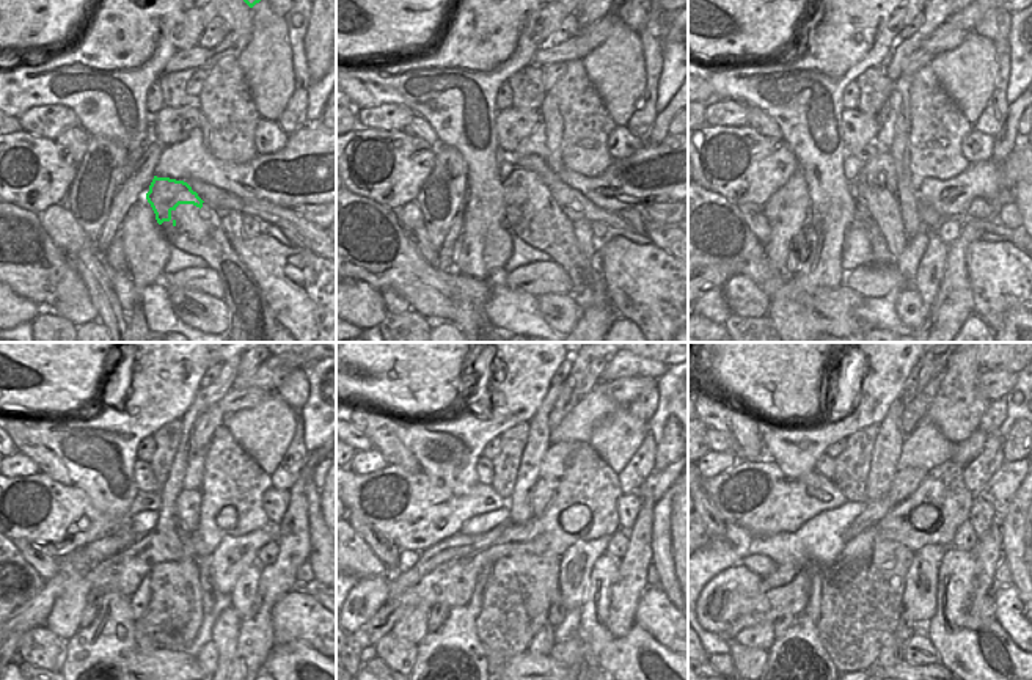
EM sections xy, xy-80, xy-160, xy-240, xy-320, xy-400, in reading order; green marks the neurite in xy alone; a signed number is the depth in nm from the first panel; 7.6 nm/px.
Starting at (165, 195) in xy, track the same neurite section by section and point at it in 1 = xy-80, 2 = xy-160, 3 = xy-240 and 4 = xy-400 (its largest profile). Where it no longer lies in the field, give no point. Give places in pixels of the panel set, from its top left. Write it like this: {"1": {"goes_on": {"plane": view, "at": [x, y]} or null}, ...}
{"1": {"goes_on": {"plane": "xy-80", "at": [522, 187]}}, "2": {"goes_on": {"plane": "xy-160", "at": [875, 187]}}, "3": {"goes_on": {"plane": "xy-240", "at": [175, 525]}}, "4": {"goes_on": {"plane": "xy-400", "at": [888, 446]}}}

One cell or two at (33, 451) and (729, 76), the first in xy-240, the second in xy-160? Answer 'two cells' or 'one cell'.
two cells

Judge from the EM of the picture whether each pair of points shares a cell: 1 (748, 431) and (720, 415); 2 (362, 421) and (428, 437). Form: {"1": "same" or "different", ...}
{"1": "same", "2": "different"}

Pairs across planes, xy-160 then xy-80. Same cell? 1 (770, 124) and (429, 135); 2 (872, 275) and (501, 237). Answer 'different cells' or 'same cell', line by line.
1: same cell
2: different cells

